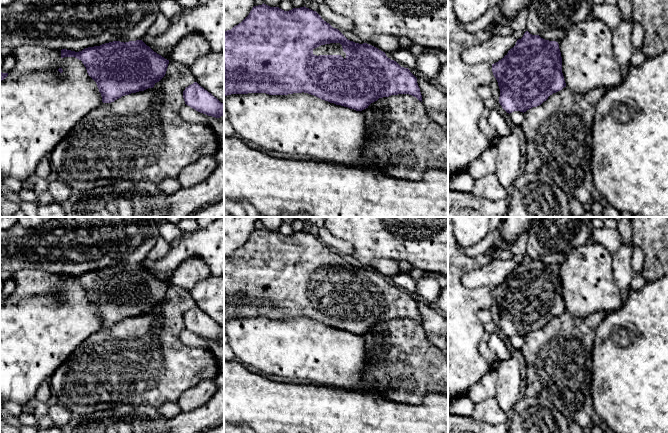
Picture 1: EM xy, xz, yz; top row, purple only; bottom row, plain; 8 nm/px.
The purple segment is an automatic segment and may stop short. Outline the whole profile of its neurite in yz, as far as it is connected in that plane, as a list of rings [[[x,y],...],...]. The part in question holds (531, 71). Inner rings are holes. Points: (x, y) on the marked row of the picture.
[[[528,31],[501,60],[492,64],[492,72],[500,89],[499,103],[509,114],[514,111],[524,113],[537,107],[550,95],[566,87],[558,42],[545,40]]]

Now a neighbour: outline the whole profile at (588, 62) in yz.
[[[592,15],[585,21],[571,26],[566,36],[558,42],[562,57],[562,73],[566,87],[578,93],[604,87],[618,86],[624,78],[620,65],[614,58],[612,30]]]

